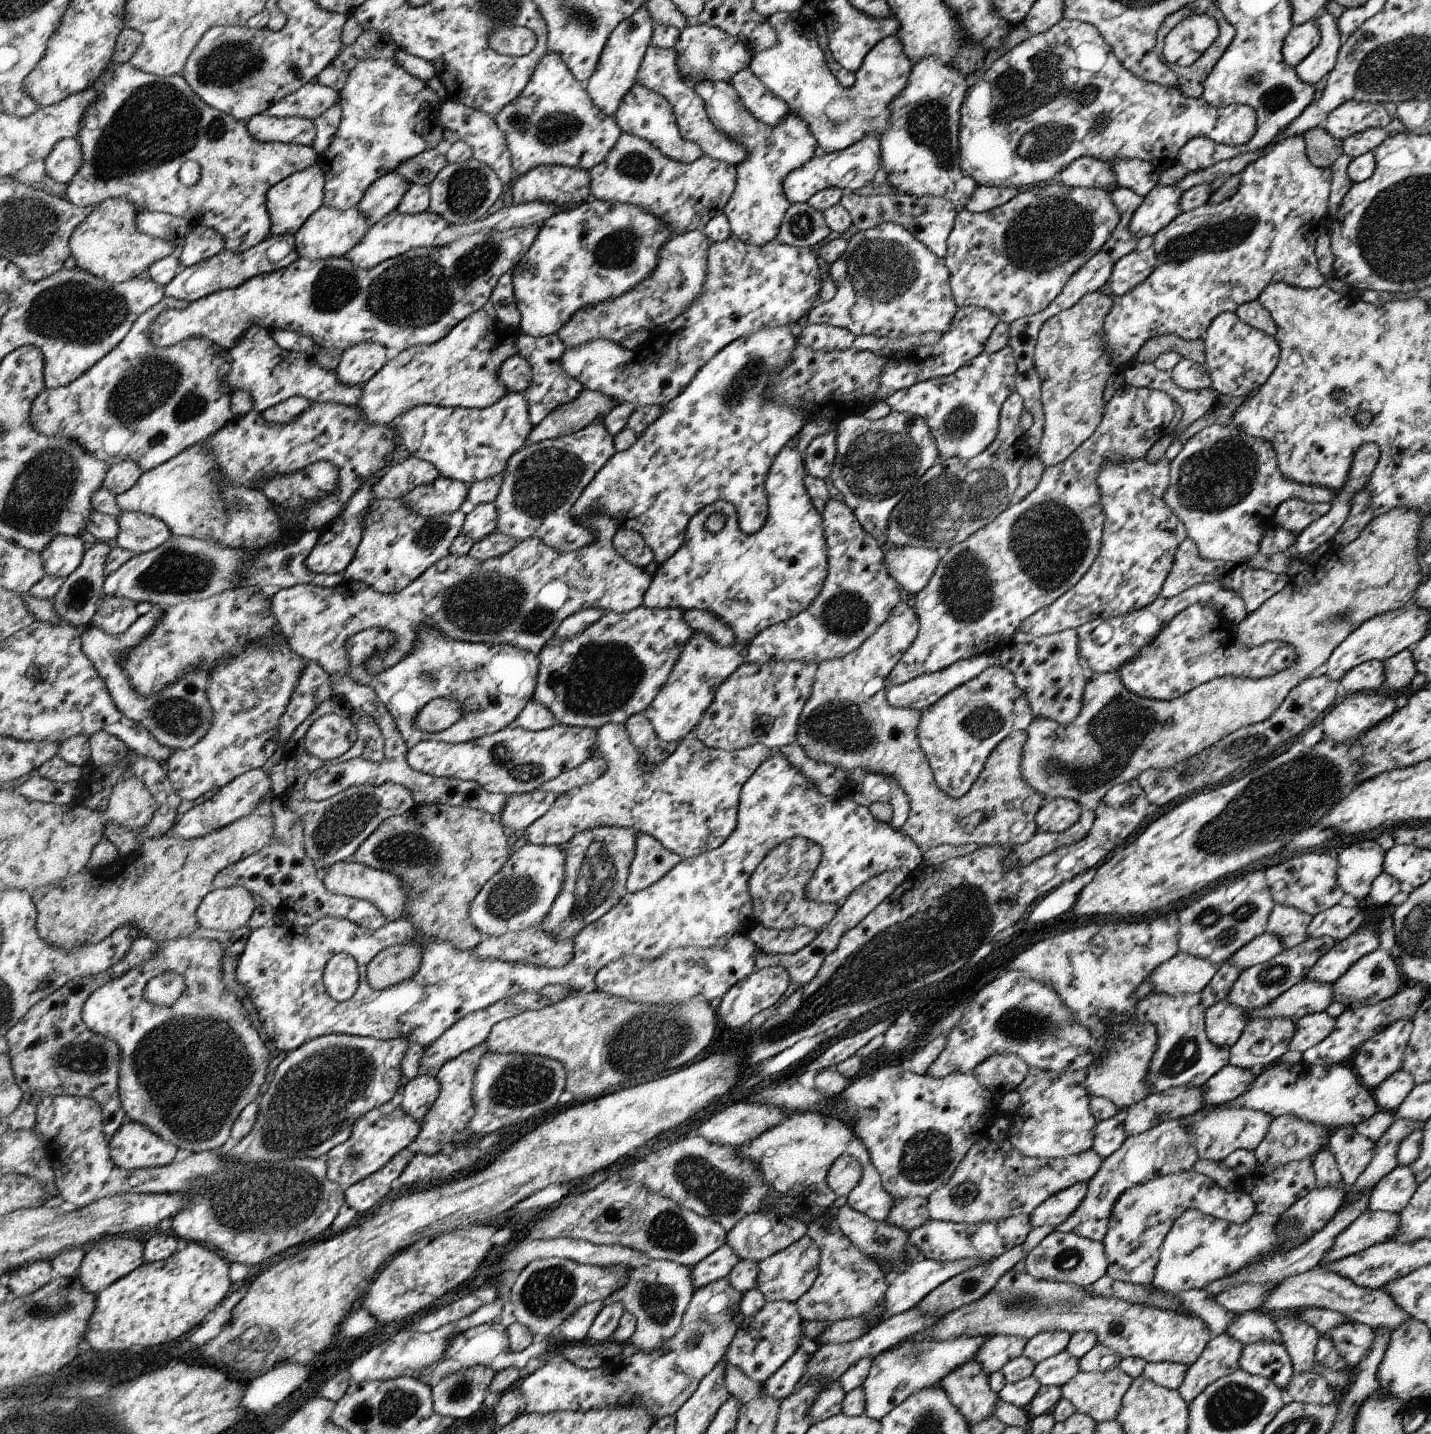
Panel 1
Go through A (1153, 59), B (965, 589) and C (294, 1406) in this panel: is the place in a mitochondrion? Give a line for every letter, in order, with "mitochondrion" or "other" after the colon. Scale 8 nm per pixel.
A: other
B: mitochondrion
C: other

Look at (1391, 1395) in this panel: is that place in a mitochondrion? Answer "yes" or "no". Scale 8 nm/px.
no

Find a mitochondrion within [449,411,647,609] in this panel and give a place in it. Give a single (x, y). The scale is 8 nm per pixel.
(545, 479)

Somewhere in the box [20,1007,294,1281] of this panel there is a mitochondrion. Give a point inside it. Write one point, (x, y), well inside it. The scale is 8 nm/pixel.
(193, 1090)

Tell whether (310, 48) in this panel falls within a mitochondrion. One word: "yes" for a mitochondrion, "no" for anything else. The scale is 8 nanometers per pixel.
no

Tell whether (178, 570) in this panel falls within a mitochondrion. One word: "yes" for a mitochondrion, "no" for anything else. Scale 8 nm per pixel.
yes

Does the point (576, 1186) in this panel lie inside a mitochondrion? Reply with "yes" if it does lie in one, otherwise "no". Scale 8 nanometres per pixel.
no

